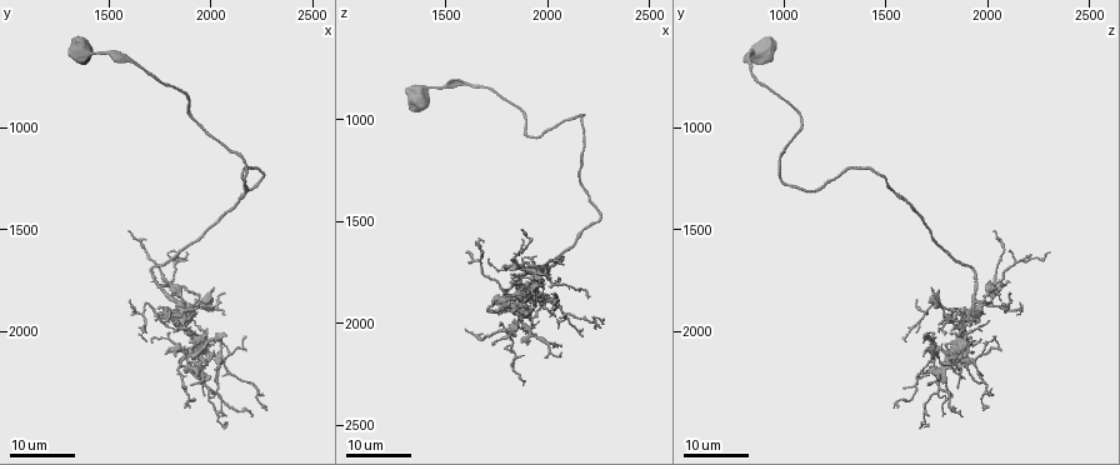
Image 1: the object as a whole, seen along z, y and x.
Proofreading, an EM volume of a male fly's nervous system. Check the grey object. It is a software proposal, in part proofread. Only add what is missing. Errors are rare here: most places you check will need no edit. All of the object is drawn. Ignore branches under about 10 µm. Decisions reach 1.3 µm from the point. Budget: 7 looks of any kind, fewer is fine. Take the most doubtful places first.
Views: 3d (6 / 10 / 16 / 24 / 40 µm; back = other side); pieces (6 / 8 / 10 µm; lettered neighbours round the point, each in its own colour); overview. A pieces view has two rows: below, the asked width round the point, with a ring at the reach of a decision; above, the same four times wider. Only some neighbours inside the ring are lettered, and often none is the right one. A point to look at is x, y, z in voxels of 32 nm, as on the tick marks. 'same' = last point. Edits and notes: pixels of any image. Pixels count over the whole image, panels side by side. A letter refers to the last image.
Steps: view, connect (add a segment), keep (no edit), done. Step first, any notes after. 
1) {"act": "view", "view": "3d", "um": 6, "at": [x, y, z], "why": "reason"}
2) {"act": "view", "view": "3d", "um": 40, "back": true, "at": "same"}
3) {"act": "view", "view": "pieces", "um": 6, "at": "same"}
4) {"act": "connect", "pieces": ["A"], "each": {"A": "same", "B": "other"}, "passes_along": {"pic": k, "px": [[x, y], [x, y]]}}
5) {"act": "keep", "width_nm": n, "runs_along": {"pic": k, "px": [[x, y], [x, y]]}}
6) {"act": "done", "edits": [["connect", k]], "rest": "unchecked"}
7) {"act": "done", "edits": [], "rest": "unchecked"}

{"act": "view", "view": "3d", "um": 16, "at": [1910, 2250, 1710], "why": "branch stops here"}

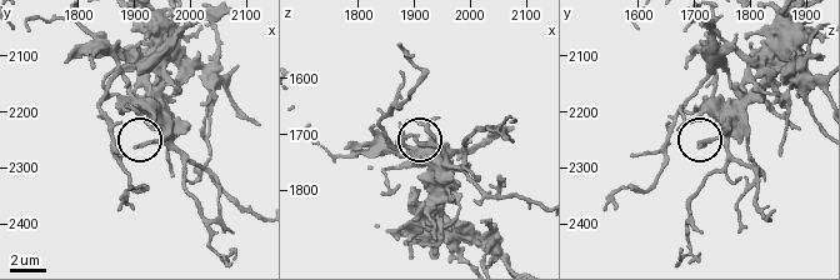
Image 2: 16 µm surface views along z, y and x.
{"act": "view", "view": "pieces", "um": 8, "at": [1900, 2265, 1710], "why": "see the neighbours"}

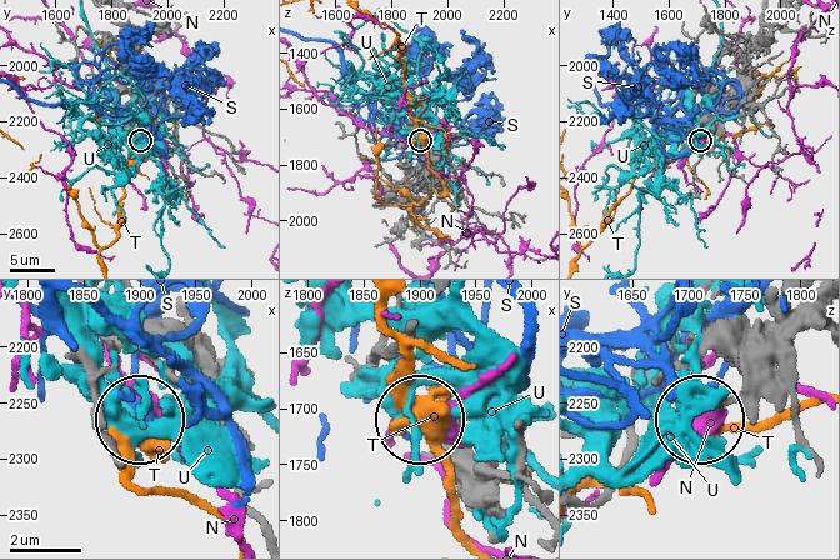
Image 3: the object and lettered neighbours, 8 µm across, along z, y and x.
{"act": "keep", "each": {"N": "other", "S": "other", "T": "other", "U": "other"}, "runs_along": {"pic": 3, "px": [[814, 323], [751, 394], [700, 418]]}, "found": "no lettered segment goes on from it"}

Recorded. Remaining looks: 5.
{"act": "view", "view": "3d", "um": 24, "at": [2060, 2010, 1700], "why": "branch stops here"}

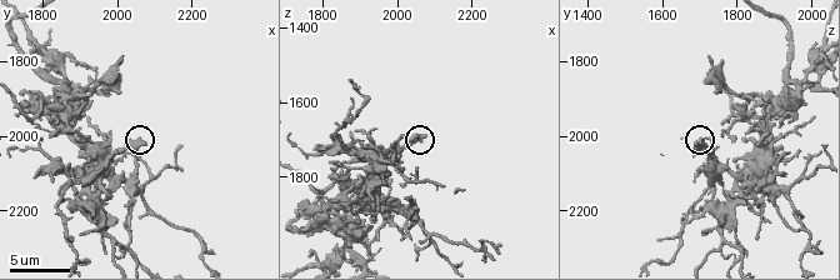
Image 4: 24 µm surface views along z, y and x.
{"act": "view", "view": "3d", "um": 10, "at": [2060, 2020, 1690]}

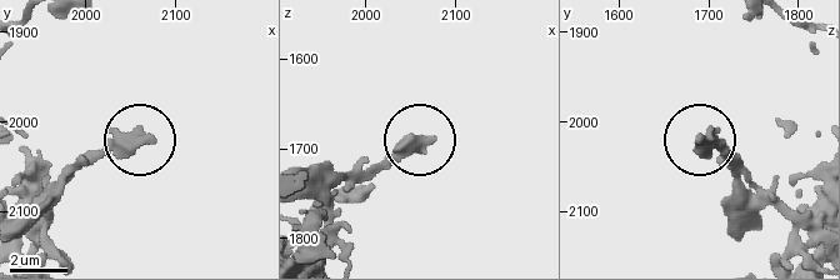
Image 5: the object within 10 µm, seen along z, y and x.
{"act": "view", "view": "pieces", "um": 6, "at": [2075, 2020, 1690], "why": "what lies round it"}

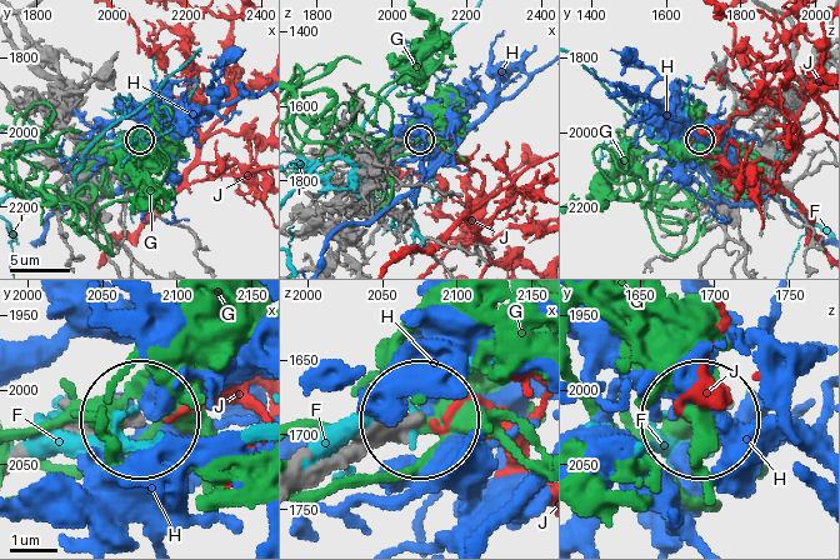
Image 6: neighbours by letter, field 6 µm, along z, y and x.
{"act": "keep", "each": {"F": "other", "G": "other", "H": "other", "J": "other"}, "runs_along": {"pic": 6, "px": [[301, 474], [416, 423]]}, "found": "no lettered segment goes on from it"}

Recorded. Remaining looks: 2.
{"act": "view", "view": "3d", "um": 24, "at": [1870, 2360, 1550], "why": "free end"}

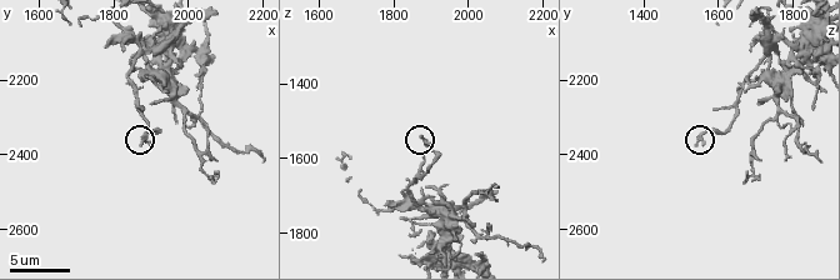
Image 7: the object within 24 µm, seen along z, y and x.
{"act": "view", "view": "pieces", "um": 8, "at": [1870, 2380, 1540]}

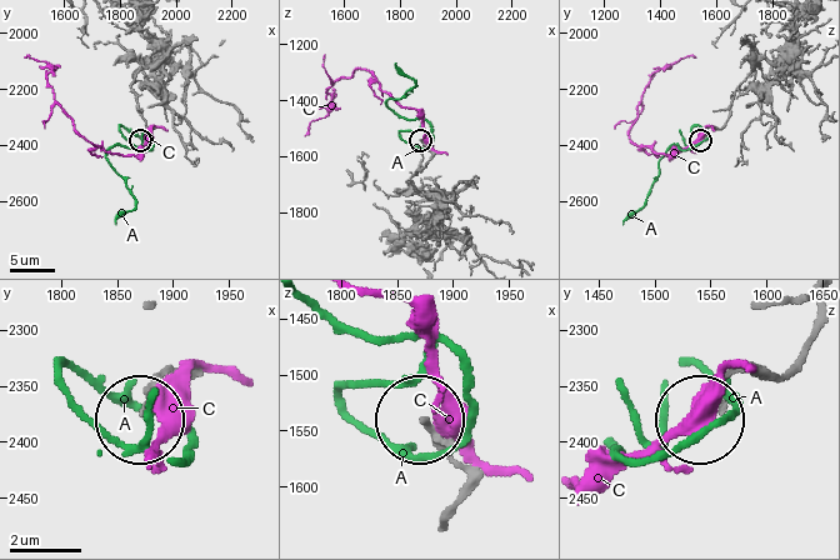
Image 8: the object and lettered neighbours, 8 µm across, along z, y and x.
{"act": "keep", "each": {"A": "other", "C": "other"}, "runs_along": {"pic": 8, "px": [[444, 518], [463, 483], [418, 420]]}, "found": "no lettered segment goes on from it"}

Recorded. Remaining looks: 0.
{"act": "done", "edits": [], "rest": "unchecked"}

